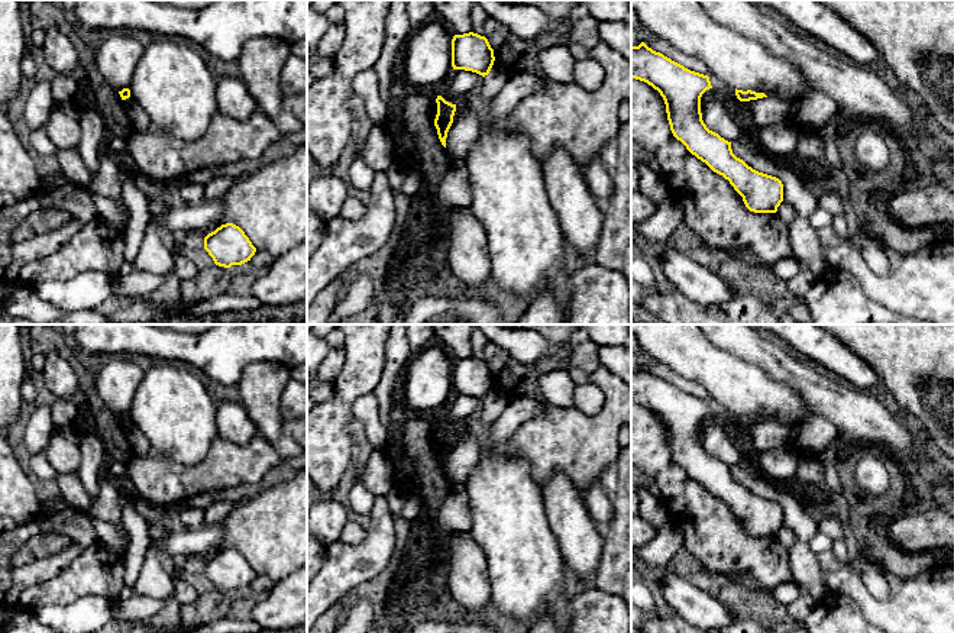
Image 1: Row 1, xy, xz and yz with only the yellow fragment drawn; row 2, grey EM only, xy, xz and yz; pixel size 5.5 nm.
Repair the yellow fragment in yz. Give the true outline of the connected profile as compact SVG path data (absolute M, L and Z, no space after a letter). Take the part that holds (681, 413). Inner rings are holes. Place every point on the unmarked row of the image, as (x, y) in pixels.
M641 366L631 371L631 403L660 417L673 461L714 497L728 504L750 536L777 536L783 526L782 506L748 491L733 478L731 466L704 448L701 422L712 413L708 400L691 395Z

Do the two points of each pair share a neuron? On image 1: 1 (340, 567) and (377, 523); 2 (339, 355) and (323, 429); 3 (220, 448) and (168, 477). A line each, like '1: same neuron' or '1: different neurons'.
1: same neuron
2: different neurons
3: same neuron

